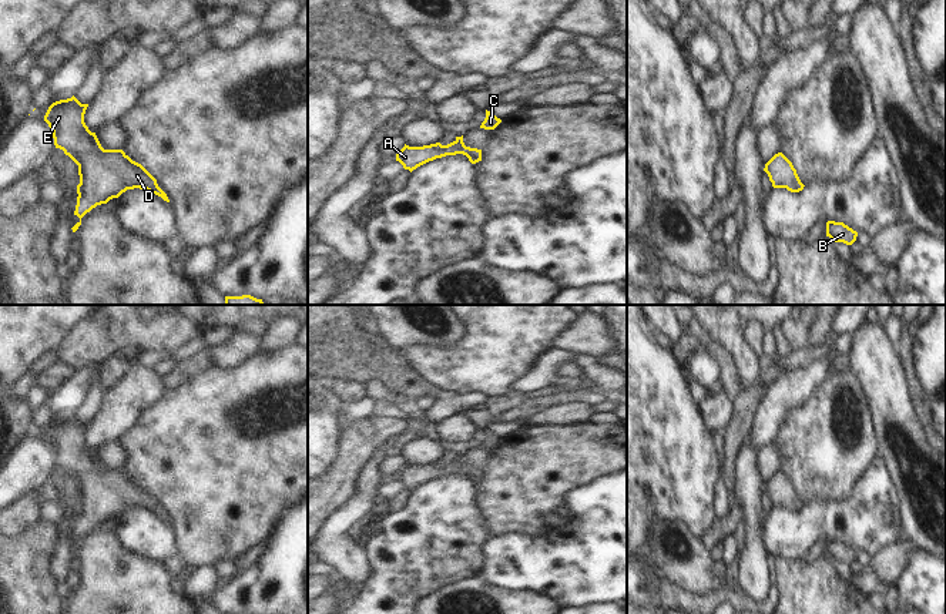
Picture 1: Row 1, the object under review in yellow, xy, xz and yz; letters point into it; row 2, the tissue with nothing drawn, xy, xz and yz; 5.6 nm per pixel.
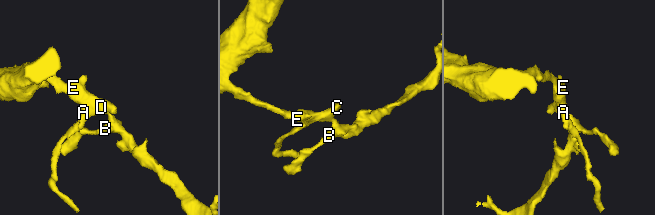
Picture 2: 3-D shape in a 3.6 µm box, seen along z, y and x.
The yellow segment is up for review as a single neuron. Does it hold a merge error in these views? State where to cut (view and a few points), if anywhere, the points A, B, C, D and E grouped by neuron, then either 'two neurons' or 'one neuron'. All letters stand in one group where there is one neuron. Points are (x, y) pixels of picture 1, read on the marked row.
cut none; groups A B C D E; one neuron

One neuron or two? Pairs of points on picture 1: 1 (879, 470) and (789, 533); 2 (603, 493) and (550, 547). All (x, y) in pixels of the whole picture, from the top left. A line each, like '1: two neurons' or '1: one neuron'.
1: one neuron
2: one neuron

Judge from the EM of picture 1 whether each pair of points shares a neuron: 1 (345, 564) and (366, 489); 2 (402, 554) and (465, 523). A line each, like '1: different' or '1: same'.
1: same
2: same

